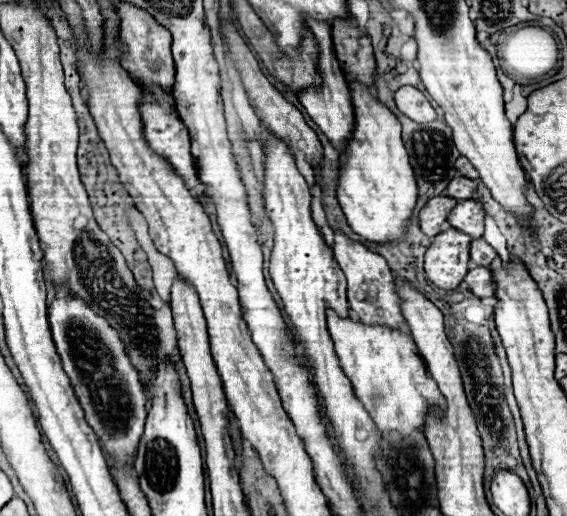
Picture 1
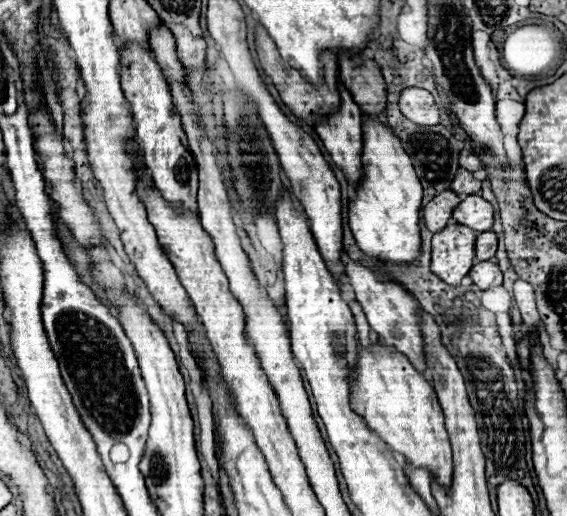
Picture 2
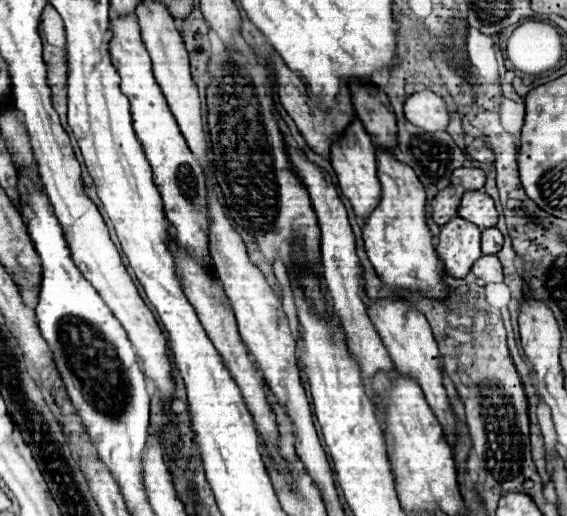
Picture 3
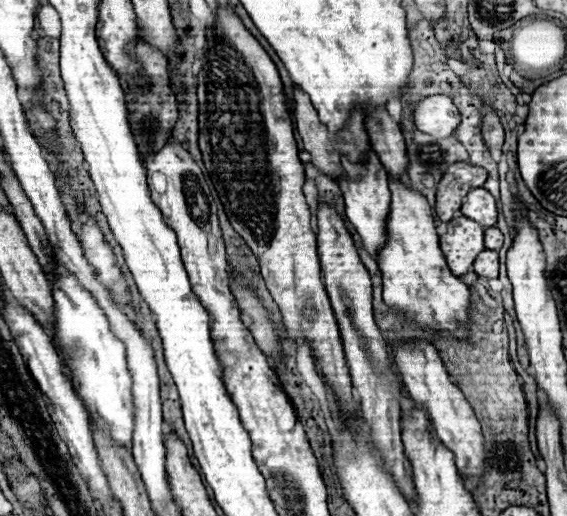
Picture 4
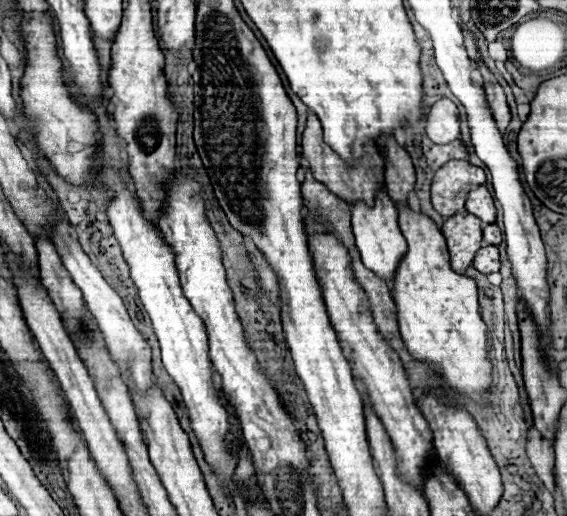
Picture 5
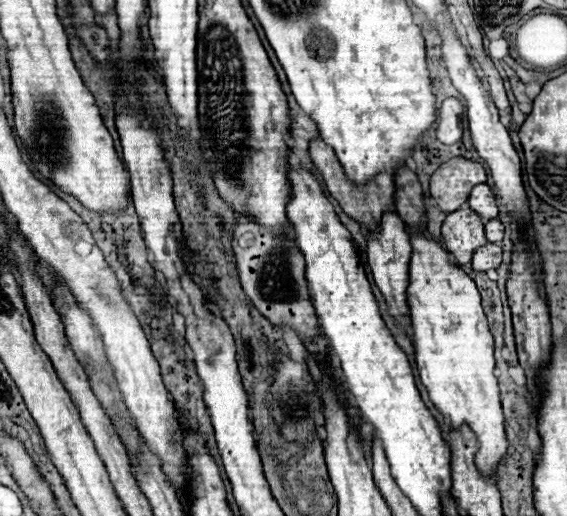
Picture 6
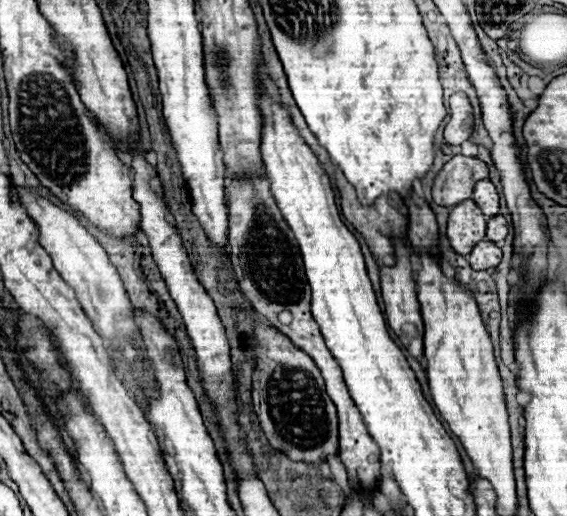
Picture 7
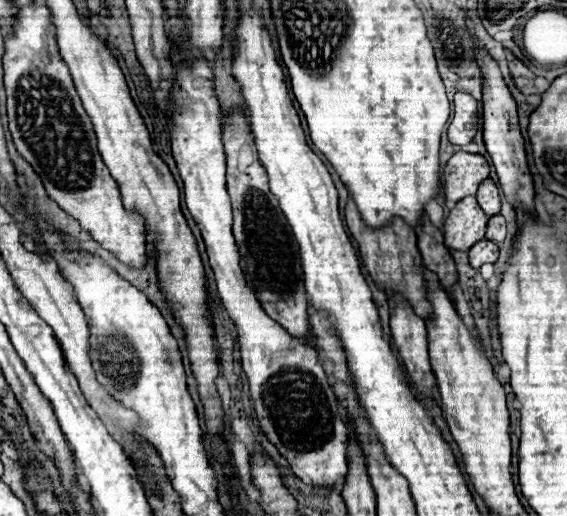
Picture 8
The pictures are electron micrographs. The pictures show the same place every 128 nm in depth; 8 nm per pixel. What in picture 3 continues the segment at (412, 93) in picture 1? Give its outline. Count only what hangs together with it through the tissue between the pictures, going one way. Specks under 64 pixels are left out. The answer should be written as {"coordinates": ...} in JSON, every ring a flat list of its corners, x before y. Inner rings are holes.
{"coordinates":[[422,90,408,96,408,100,404,102,404,116,414,126,424,128,426,132,446,130,448,120,450,120,446,102,442,100,442,96,430,90]]}

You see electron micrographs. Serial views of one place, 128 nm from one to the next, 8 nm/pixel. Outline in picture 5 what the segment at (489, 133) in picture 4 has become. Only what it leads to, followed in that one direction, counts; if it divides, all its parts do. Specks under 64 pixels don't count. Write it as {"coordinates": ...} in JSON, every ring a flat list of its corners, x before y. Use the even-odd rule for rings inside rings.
{"coordinates":[[476,60,478,66,480,66,480,72,484,76,484,90,486,90,486,100,488,100,488,106,490,106,490,112,492,112,492,118,496,120,496,126,500,130,500,134,504,134,508,122,510,122,510,110,508,110,508,104,506,104,506,96,504,96,504,90,502,86,496,82,494,74,480,62]]}

